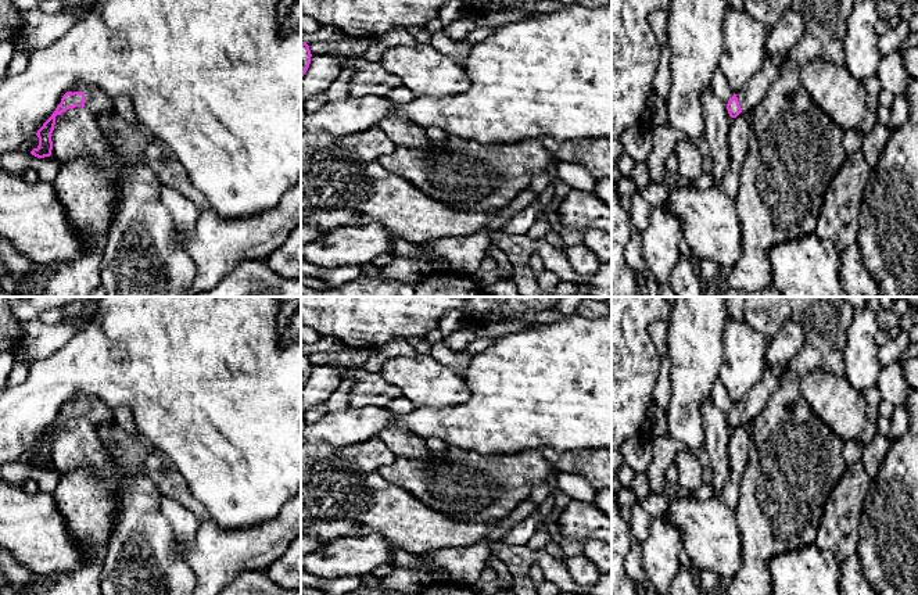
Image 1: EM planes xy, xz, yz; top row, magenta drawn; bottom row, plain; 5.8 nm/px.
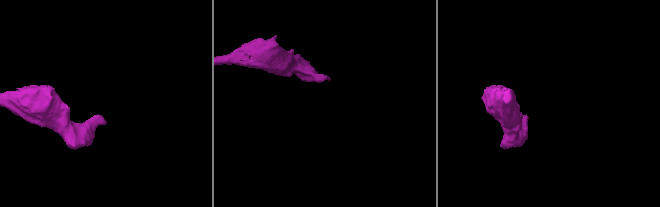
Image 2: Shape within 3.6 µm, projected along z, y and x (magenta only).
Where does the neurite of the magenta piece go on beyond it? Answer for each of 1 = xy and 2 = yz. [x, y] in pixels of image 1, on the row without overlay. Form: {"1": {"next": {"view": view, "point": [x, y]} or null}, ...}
{"1": {"next": {"view": "xy", "point": [96, 411]}}, "2": {"next": {"view": "yz", "point": [755, 401]}}}

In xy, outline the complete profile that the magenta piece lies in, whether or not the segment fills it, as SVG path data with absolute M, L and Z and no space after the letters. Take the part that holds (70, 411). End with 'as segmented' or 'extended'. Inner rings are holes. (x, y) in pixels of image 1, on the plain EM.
M76 394L62 406L61 413L57 416L53 426L37 441L36 447L39 448L39 456L31 462L32 466L37 469L51 466L51 444L54 441L55 427L75 417L86 417L92 423L97 424L111 420L114 417L114 411L97 398Z; extended

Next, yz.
M767 368L754 387L738 404L734 404L728 412L727 420L729 427L736 429L742 422L747 423L754 419L765 408L783 376L785 370Z; extended

